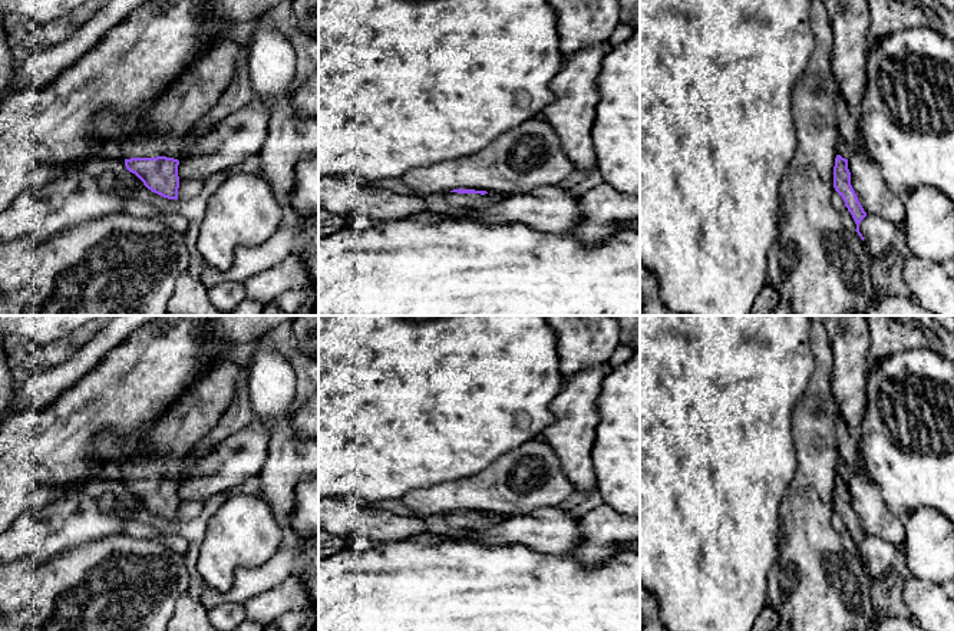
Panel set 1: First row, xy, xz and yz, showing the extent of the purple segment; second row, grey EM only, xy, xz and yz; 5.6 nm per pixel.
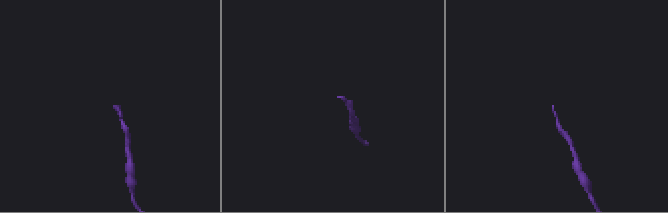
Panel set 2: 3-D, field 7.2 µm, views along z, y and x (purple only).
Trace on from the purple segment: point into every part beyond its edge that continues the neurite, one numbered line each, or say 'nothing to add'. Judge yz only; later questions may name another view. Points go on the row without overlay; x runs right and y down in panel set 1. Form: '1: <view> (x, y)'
1: yz (848, 445)

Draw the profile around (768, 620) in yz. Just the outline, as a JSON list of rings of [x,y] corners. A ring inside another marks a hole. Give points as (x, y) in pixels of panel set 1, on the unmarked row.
[[[766,604],[759,617],[756,618],[752,631],[775,631],[778,624],[778,612]]]

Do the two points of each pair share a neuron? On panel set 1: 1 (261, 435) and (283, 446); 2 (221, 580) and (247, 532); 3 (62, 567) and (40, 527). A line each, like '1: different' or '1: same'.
1: different
2: same
3: different

